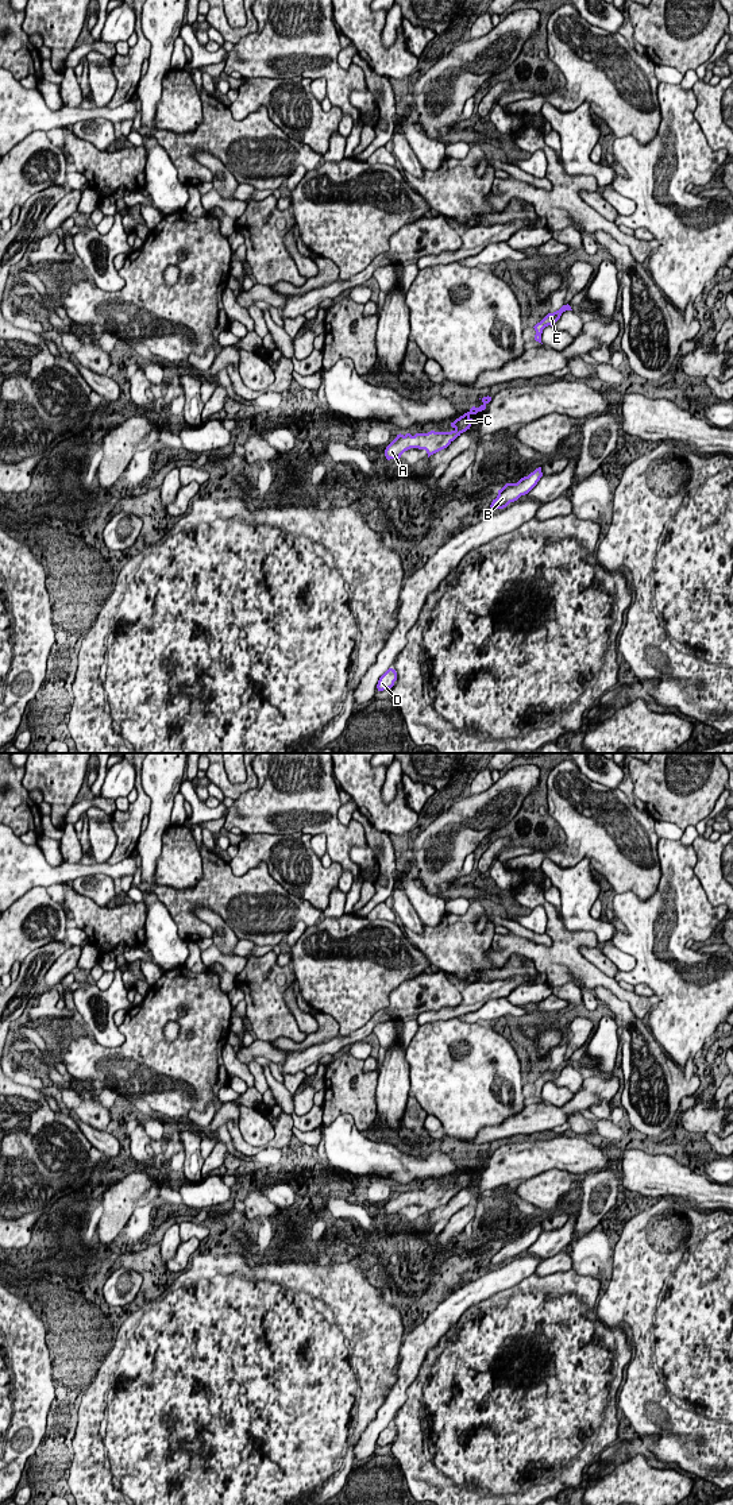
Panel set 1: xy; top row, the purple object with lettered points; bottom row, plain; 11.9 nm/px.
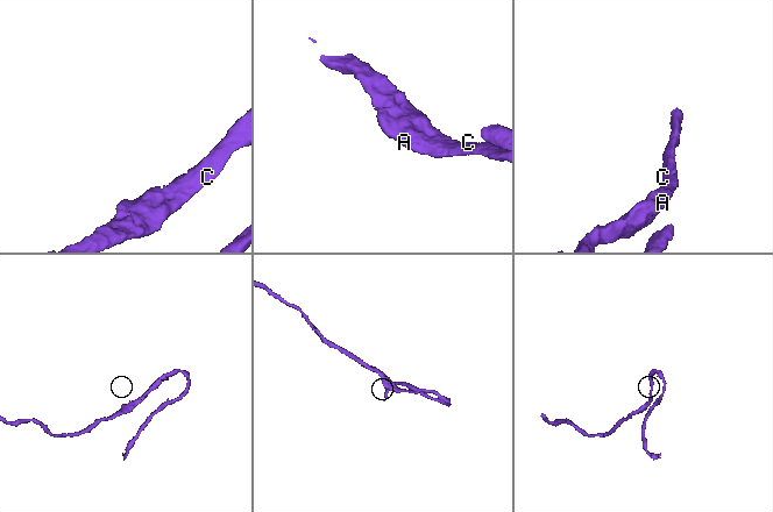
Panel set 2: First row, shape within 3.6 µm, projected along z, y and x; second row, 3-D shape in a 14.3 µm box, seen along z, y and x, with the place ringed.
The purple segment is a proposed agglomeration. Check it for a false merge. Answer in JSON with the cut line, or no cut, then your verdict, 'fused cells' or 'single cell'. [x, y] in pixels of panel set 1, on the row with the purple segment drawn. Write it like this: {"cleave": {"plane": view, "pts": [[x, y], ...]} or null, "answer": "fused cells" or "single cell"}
{"cleave": null, "answer": "single cell"}

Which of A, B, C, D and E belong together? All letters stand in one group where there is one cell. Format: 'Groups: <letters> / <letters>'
Groups: A B C D E

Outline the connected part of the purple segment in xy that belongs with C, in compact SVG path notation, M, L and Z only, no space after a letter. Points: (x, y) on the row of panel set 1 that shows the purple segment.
M483 397L481 401L483 404L479 408L472 406L467 413L451 422L451 427L454 428L451 432L431 431L428 433L416 433L414 436L410 433L406 433L405 436L401 433L397 435L385 449L386 459L400 459L401 455L410 448L425 449L428 458L447 448L458 436L470 429L472 424L470 416L485 410L486 405L491 401L491 397Z

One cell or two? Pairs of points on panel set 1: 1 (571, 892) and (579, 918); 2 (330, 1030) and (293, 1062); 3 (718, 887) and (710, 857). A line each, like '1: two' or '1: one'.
1: one
2: two
3: one

